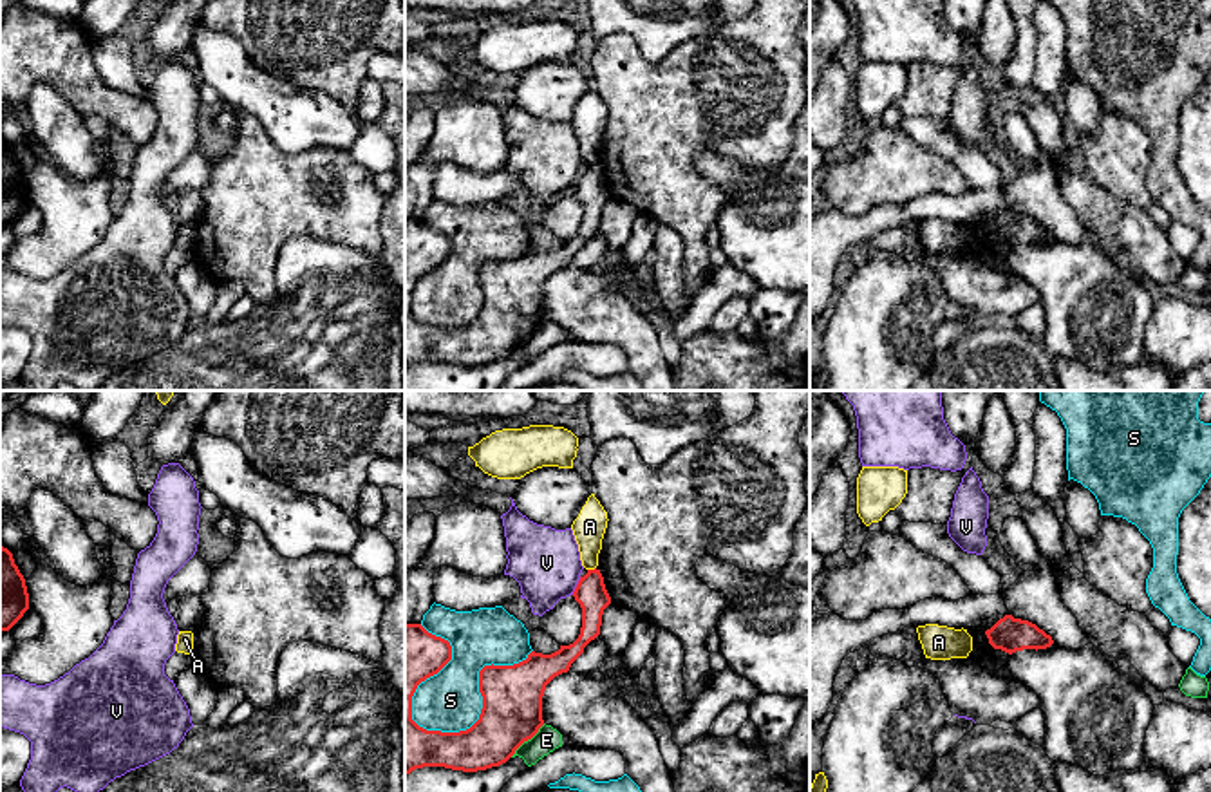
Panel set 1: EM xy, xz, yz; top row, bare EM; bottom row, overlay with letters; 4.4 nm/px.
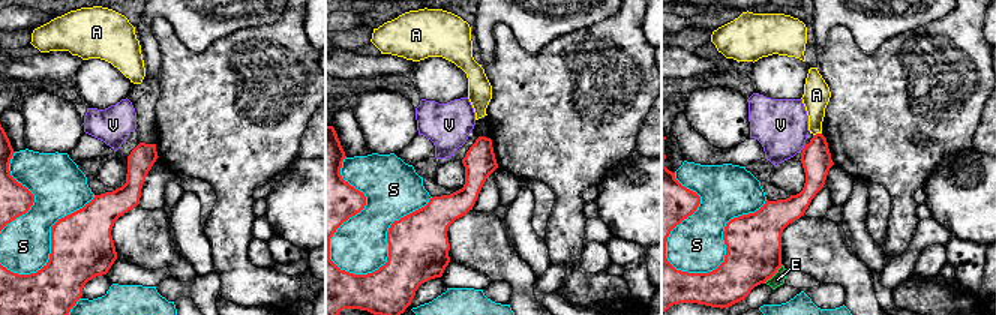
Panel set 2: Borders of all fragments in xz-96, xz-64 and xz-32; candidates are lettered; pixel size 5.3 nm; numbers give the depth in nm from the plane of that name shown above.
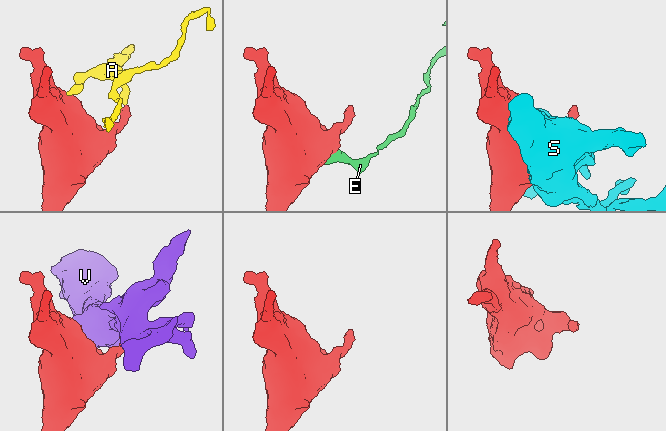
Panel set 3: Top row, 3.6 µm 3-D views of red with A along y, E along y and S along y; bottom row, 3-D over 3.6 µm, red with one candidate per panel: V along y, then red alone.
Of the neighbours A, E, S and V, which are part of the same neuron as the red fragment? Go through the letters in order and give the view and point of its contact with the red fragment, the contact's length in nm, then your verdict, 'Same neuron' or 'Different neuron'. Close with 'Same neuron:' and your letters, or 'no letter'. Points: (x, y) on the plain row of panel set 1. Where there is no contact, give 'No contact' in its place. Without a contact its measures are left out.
A: Touches red at xz (591, 165). Shared border 40 nm. Different neuron
E: Touches red at xz (526, 335). Shared border 220 nm. Different neuron
S: Touches red at xz (483, 297). Shared border 600 nm. Different neuron
V: Touches red at xz (577, 181). Shared border 90 nm. Different neuron
Same neuron: no letter

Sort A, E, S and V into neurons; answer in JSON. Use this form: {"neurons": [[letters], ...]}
{"neurons": [["A"], ["E"], ["S"], ["V"]]}

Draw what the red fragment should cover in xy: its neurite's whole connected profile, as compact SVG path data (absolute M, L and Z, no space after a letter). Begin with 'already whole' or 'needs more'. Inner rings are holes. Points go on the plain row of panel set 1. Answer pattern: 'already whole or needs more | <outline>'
already whole | M0 139L0 226L9 226L29 204L25 174L13 148Z

